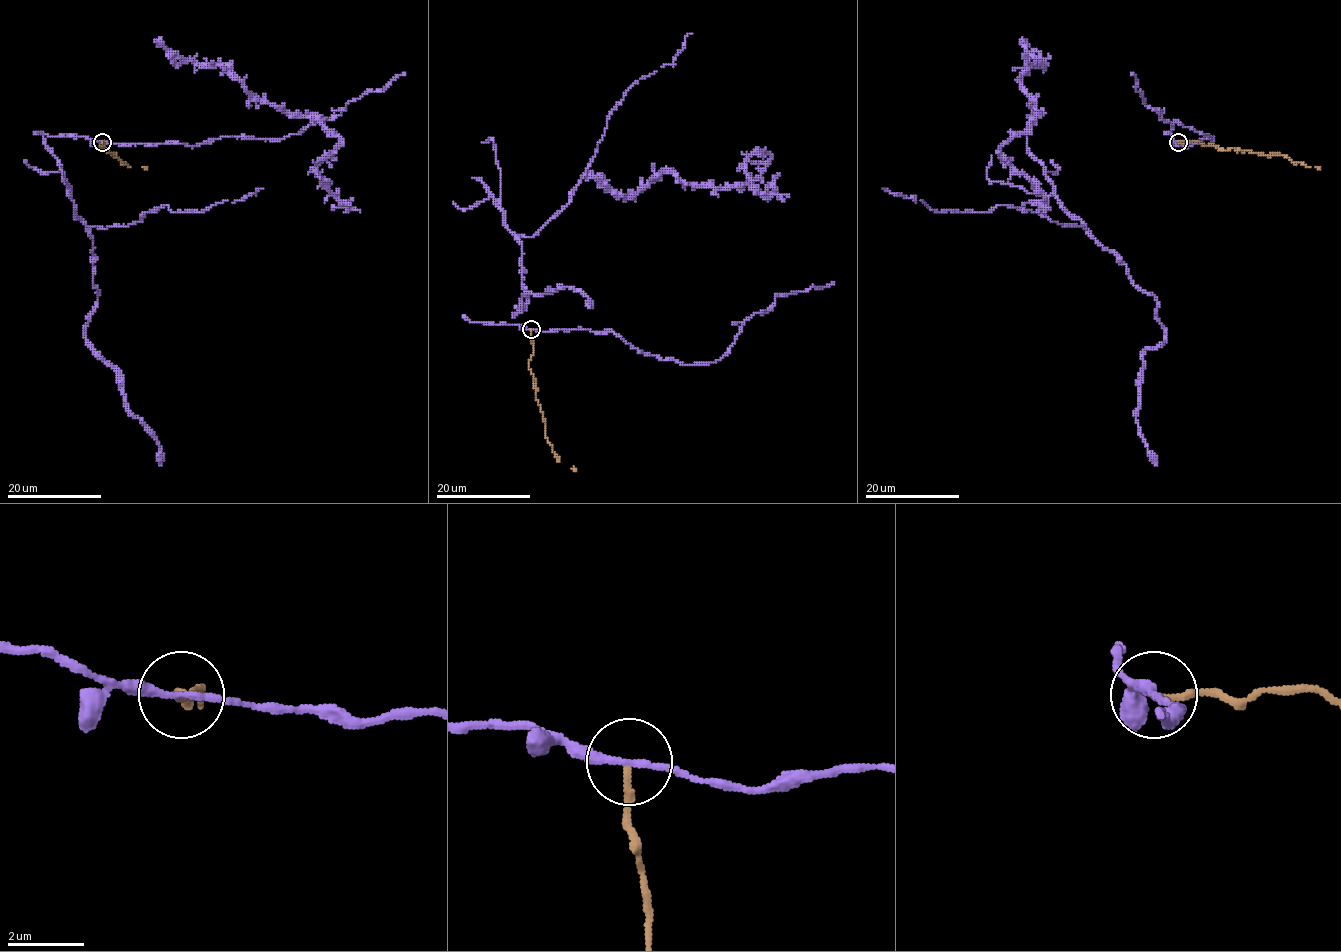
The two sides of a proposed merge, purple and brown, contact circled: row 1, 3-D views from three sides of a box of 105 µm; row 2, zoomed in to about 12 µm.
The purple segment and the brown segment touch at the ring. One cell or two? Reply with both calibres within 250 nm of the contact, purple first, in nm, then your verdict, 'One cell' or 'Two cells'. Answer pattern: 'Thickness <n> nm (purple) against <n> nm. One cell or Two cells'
Thickness 190 nm (purple) against 180 nm. Two cells

